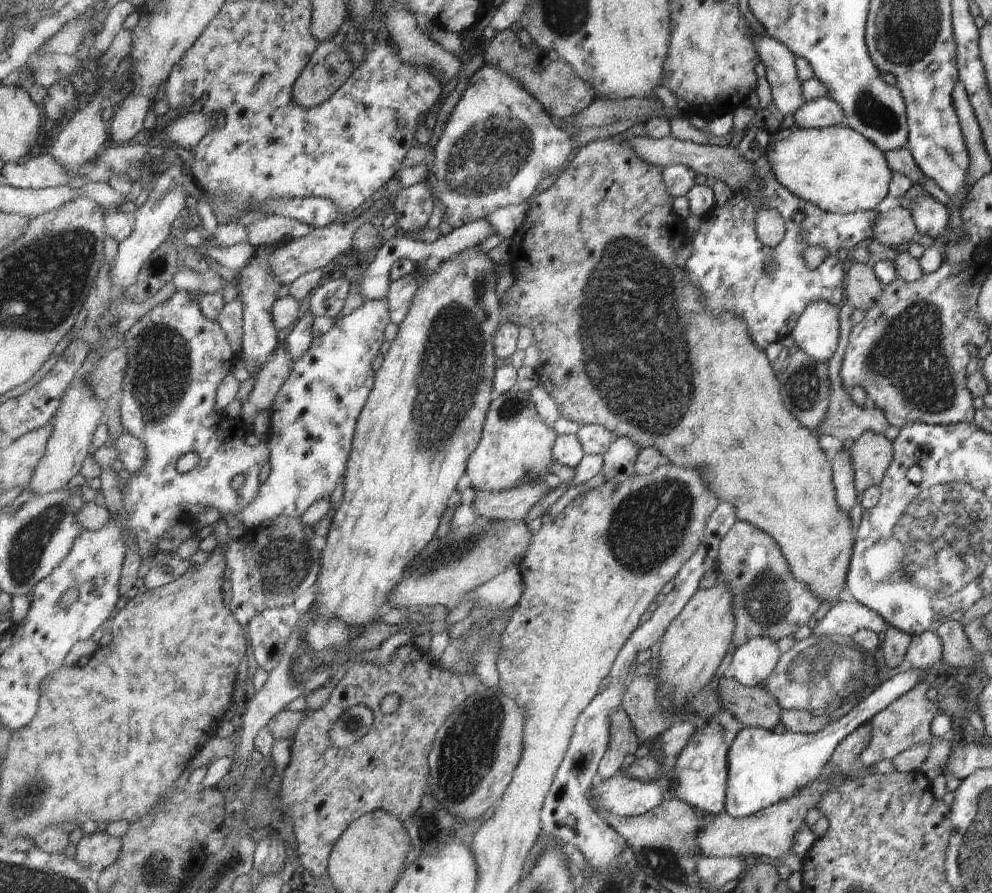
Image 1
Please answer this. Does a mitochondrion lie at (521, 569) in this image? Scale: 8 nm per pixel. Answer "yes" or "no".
no

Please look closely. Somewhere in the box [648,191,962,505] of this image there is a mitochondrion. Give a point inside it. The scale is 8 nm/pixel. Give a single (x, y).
(910, 356)

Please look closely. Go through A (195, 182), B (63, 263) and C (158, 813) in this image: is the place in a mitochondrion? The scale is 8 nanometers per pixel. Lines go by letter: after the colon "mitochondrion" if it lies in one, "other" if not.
A: other
B: mitochondrion
C: other

